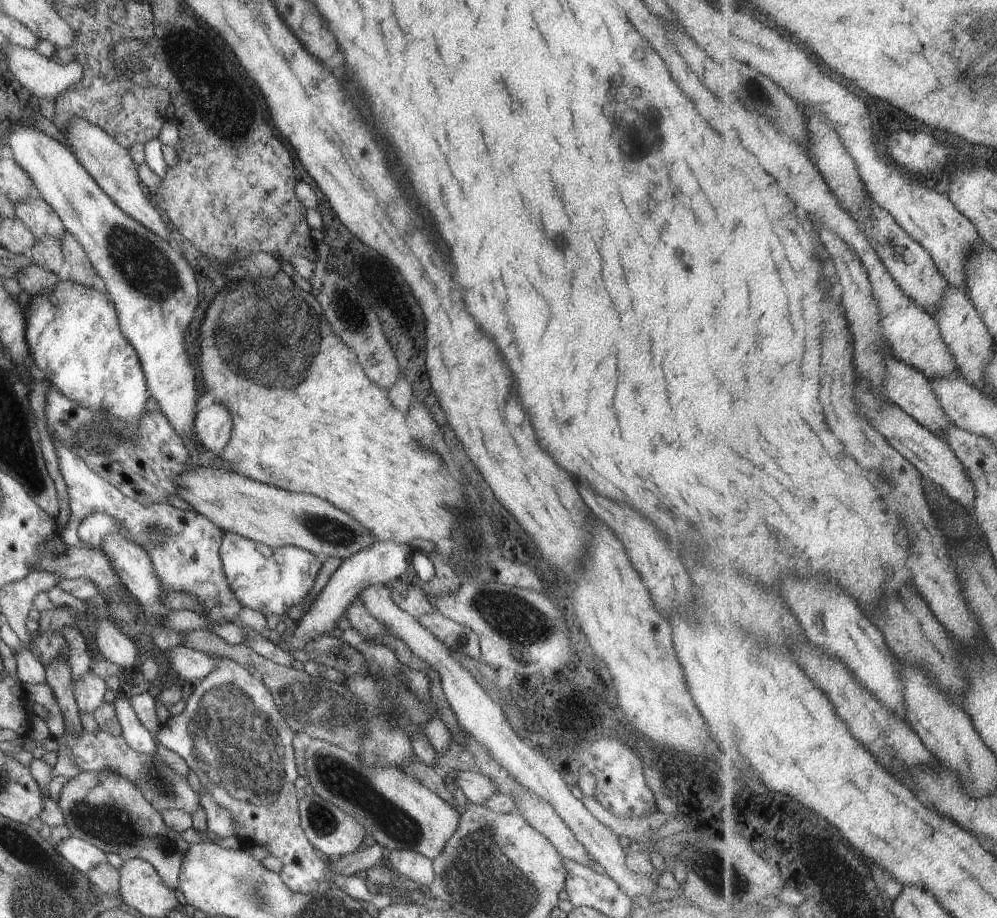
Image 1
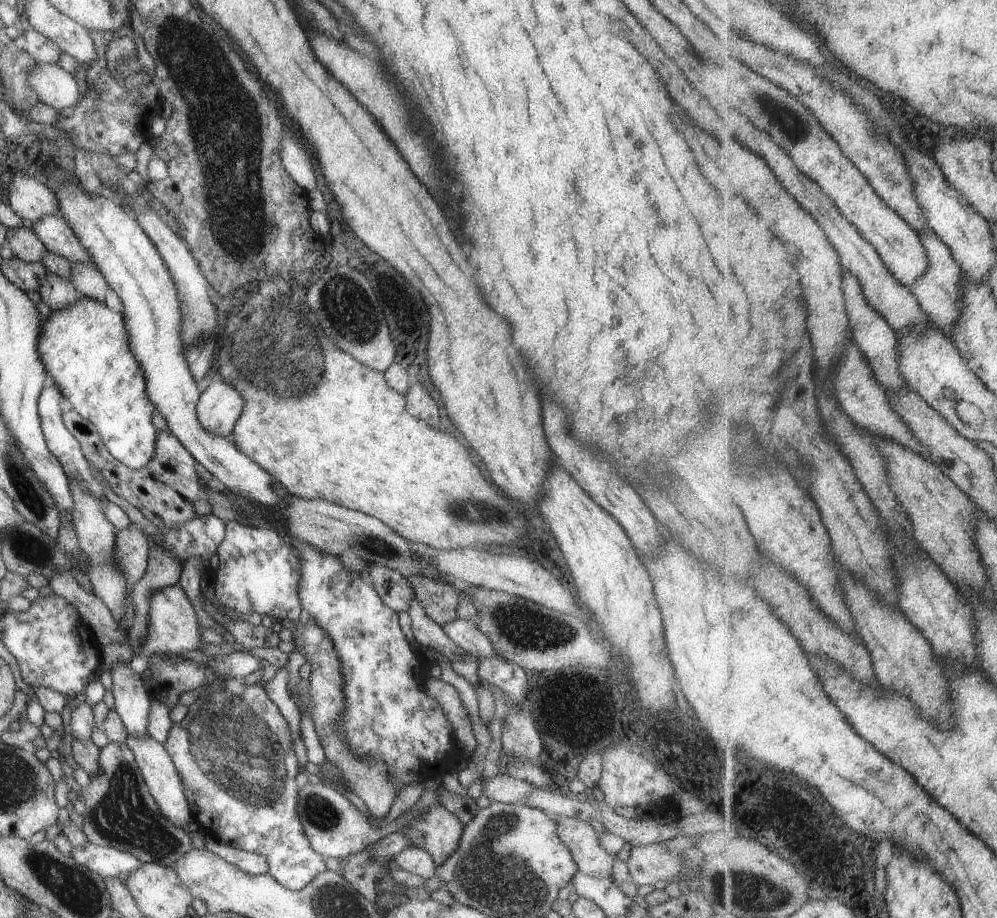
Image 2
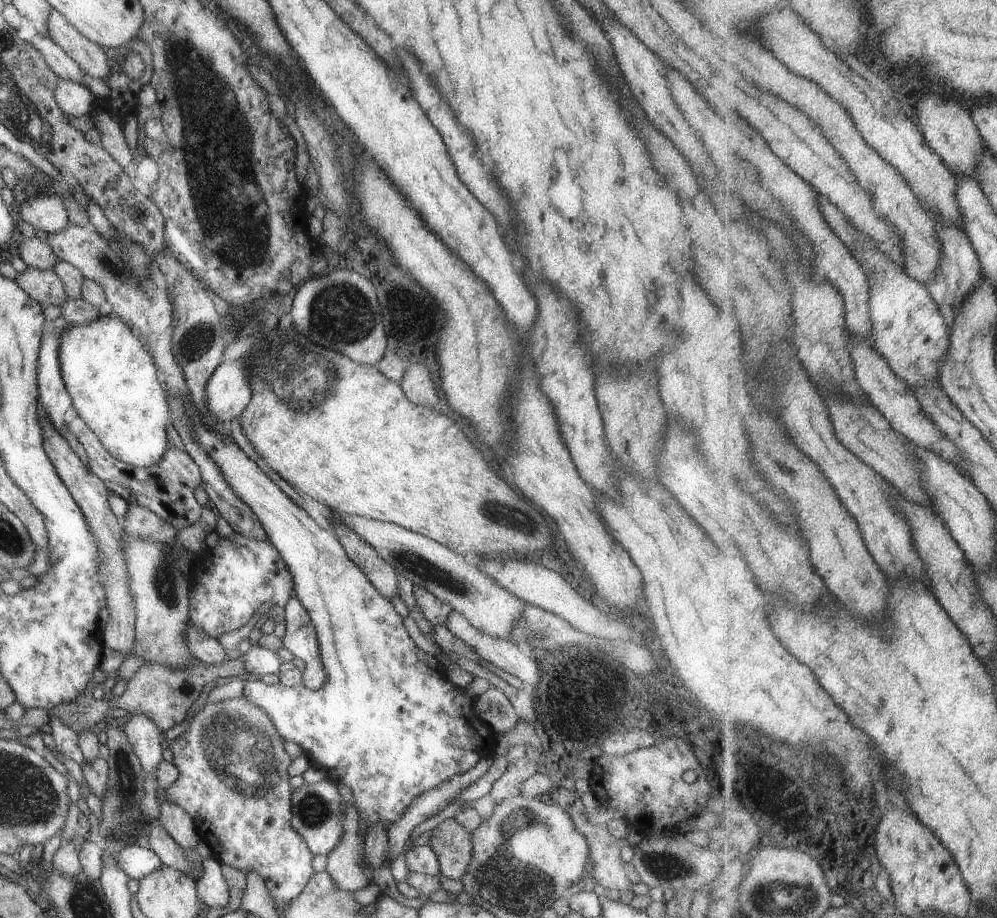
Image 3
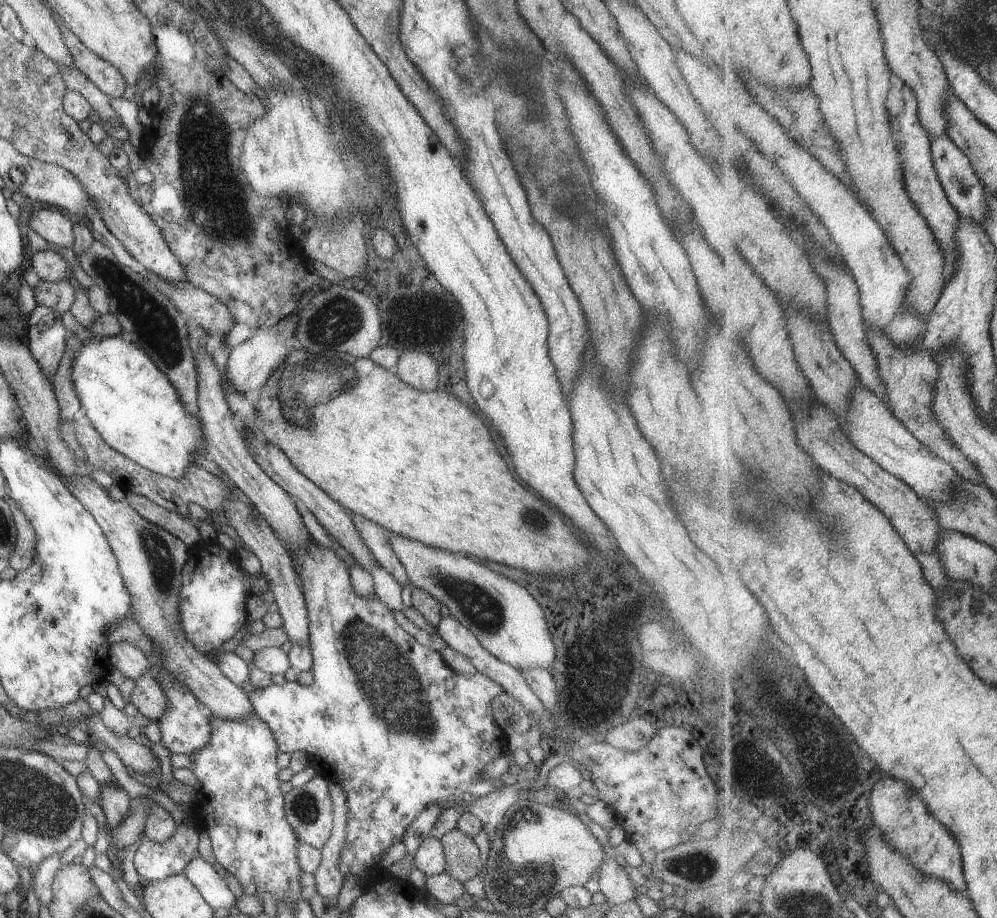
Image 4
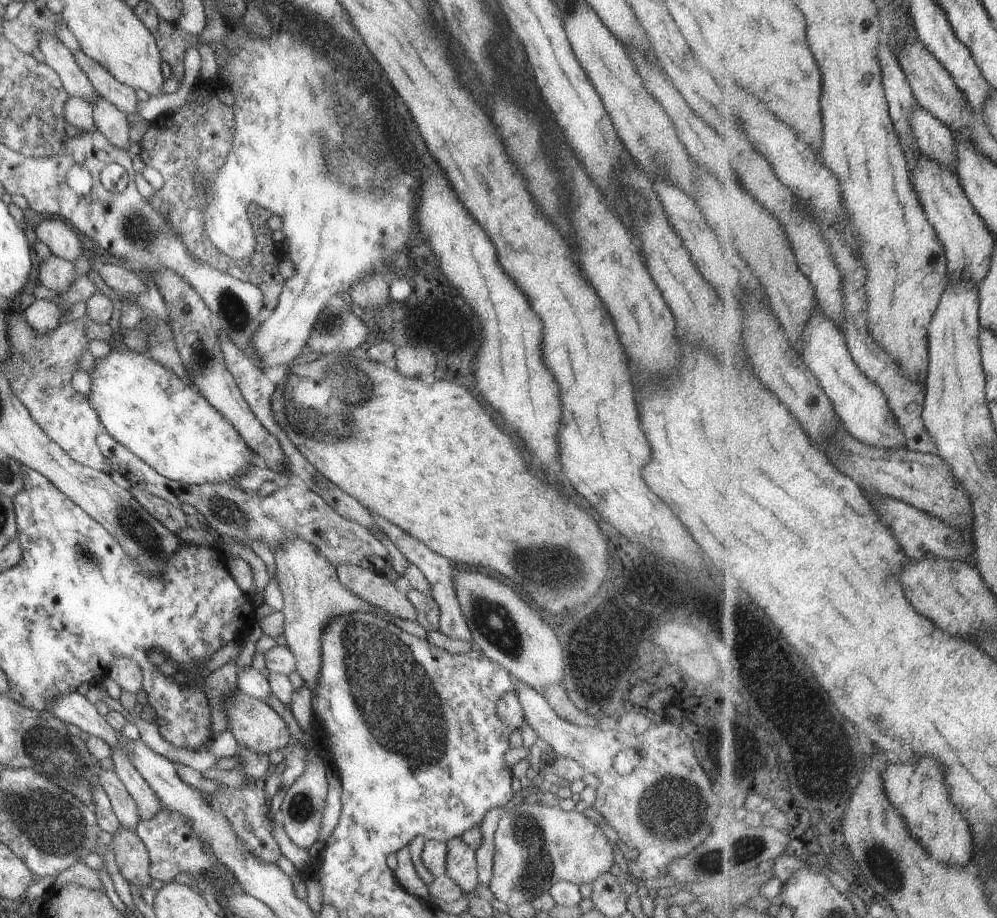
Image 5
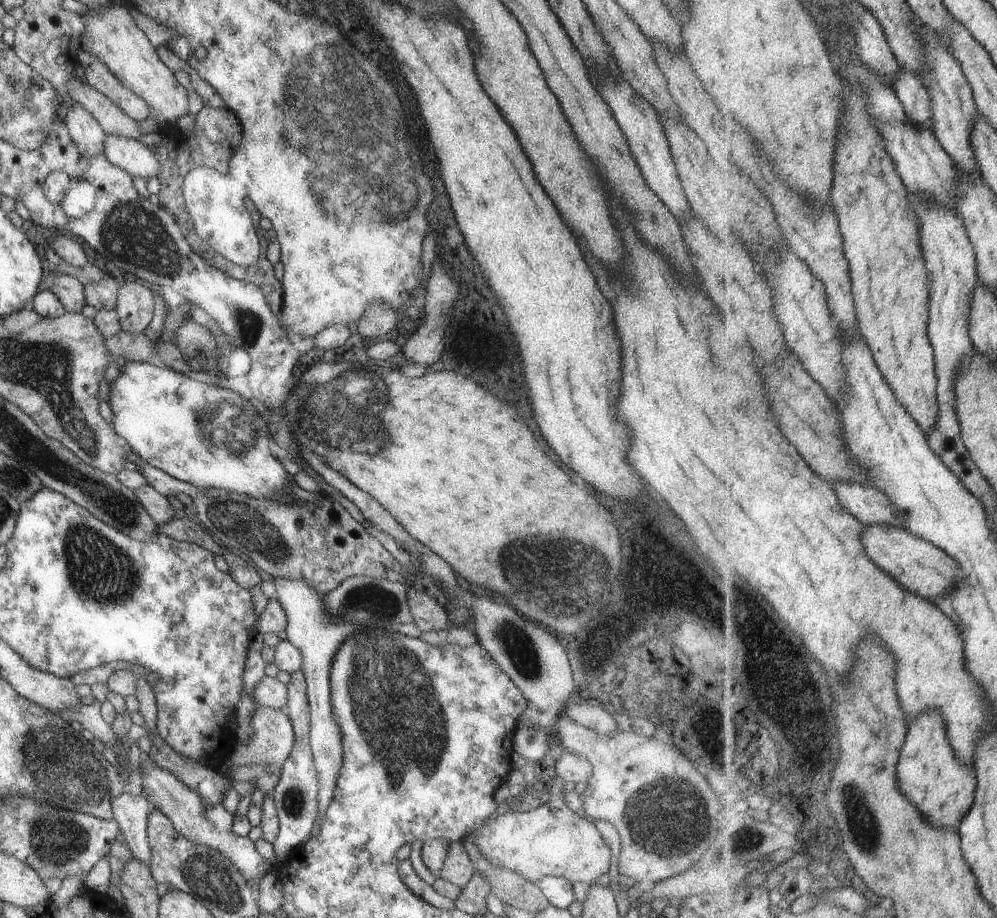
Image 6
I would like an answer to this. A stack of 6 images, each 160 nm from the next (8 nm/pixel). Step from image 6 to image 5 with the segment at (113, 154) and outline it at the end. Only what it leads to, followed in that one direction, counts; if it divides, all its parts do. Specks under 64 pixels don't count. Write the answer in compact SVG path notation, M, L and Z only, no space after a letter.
M99 96L90 103L94 129L99 131L113 146L129 152L131 143L127 138L129 125L125 120L126 114Z

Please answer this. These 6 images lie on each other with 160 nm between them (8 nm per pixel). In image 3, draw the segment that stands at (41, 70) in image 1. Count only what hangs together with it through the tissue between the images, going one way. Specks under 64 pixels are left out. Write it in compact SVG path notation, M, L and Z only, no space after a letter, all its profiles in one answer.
M57 79L53 89L54 101L68 118L89 114L95 99L82 83Z

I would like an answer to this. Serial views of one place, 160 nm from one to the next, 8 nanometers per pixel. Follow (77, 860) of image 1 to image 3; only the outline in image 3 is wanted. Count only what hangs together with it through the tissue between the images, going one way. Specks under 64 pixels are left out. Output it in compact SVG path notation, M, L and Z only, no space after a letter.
M137 844L121 847L116 854L115 862L117 868L120 868L129 879L136 880L157 870L162 865L151 849Z

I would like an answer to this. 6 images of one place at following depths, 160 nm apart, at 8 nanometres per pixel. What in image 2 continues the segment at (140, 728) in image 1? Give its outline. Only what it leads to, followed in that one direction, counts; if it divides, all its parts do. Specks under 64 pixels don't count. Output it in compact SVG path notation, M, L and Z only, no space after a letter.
M128 734L124 743L133 753L149 794L154 798L159 810L169 819L169 822L172 822L176 827L181 827L183 823L192 824L192 814L183 794L180 776L177 775L178 772L163 745L153 740L149 735L134 737Z

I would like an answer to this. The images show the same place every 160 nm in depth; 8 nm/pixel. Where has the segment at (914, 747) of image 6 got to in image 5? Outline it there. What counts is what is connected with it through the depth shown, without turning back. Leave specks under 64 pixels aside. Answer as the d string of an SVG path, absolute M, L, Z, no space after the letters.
M925 758L919 764L907 766L891 766L883 774L885 792L889 794L891 804L905 816L909 832L919 840L919 844L939 862L969 866L973 856L973 836L969 830L969 822L961 816L961 812L953 806L947 786L943 784L943 768L933 760Z

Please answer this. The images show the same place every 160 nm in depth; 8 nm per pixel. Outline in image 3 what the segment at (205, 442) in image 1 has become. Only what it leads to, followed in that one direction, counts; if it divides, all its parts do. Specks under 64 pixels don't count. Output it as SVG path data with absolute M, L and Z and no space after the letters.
M244 356L228 364L217 365L205 385L206 410L223 423L239 417L251 396L246 371L242 366L243 361Z

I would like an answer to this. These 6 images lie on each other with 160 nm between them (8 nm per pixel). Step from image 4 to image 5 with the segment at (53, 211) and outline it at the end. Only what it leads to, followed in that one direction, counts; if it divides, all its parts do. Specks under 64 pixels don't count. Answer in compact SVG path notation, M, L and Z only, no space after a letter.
M50 217L41 220L34 233L49 248L51 255L74 262L82 252L79 235L61 219Z

